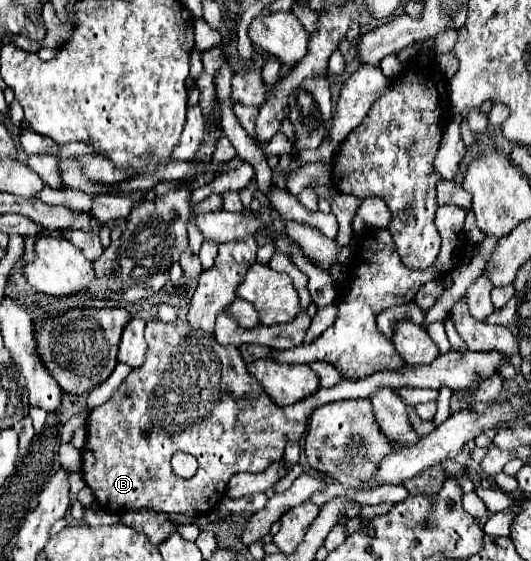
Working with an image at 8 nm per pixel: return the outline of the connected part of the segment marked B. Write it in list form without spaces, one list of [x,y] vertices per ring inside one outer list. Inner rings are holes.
[[[160,319],[146,323],[146,341],[148,353],[146,361],[140,369],[134,369],[126,381],[116,389],[116,393],[100,407],[88,415],[86,421],[86,445],[82,447],[82,477],[86,485],[92,489],[98,505],[102,511],[122,511],[122,509],[154,509],[162,513],[182,513],[182,515],[202,515],[210,513],[226,495],[226,483],[232,475],[240,471],[260,473],[272,461],[282,459],[284,447],[288,441],[300,441],[308,417],[314,409],[340,401],[340,399],[368,399],[378,387],[450,387],[450,389],[464,389],[480,375],[490,377],[496,373],[498,363],[508,359],[498,351],[478,353],[478,351],[450,351],[446,355],[436,357],[430,365],[424,367],[406,367],[404,373],[390,373],[380,371],[366,379],[358,381],[342,381],[332,389],[318,389],[314,395],[292,403],[288,407],[274,405],[264,389],[258,385],[256,379],[246,369],[238,347],[220,345],[214,335],[206,331],[192,329],[186,321],[176,319],[172,323],[164,323]],[[176,451],[184,451],[196,457],[198,471],[192,479],[180,479],[170,469],[170,457]]]

